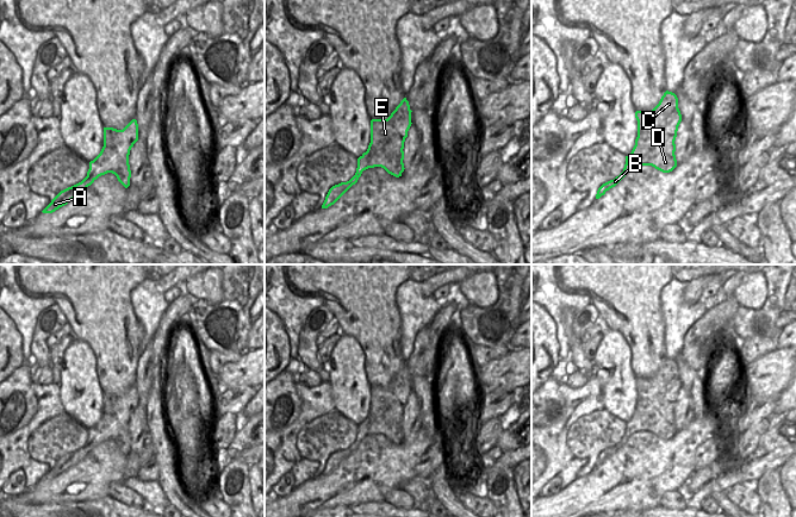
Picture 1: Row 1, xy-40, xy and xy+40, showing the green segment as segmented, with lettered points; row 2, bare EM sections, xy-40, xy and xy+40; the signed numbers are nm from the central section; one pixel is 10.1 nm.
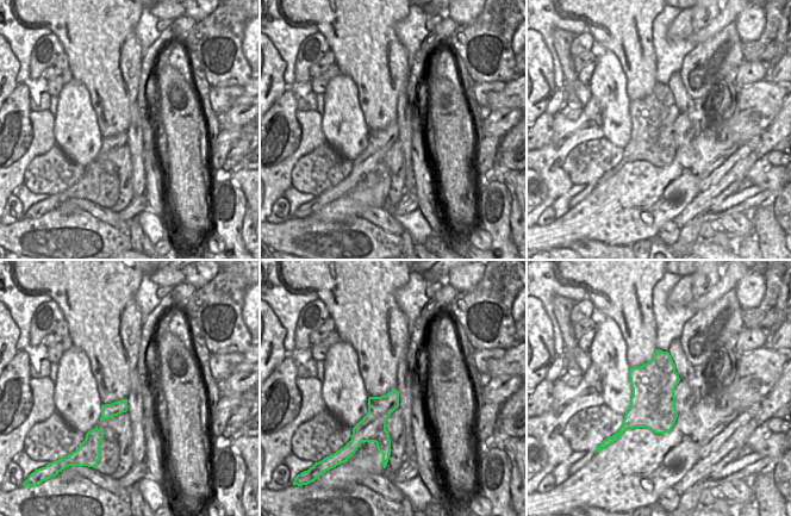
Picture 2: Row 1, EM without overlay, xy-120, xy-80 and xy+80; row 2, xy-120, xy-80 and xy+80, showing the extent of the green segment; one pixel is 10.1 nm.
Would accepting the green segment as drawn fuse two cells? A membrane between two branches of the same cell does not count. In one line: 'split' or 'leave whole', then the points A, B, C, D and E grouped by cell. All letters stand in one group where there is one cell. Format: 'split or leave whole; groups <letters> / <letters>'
leave whole; groups A B C D E

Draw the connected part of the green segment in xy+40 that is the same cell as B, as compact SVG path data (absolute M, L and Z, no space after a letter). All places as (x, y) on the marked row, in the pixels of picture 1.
M666 91L652 111L636 111L635 118L638 137L632 152L626 156L623 172L602 185L596 199L615 187L635 166L652 166L663 173L670 173L677 167L674 141L682 122L677 95Z

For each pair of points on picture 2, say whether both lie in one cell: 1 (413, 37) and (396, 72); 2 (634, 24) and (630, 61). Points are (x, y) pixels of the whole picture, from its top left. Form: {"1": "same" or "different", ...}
{"1": "different", "2": "same"}

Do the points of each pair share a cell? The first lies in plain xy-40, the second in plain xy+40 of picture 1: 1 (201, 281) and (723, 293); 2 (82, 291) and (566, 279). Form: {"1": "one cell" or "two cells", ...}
{"1": "two cells", "2": "one cell"}

